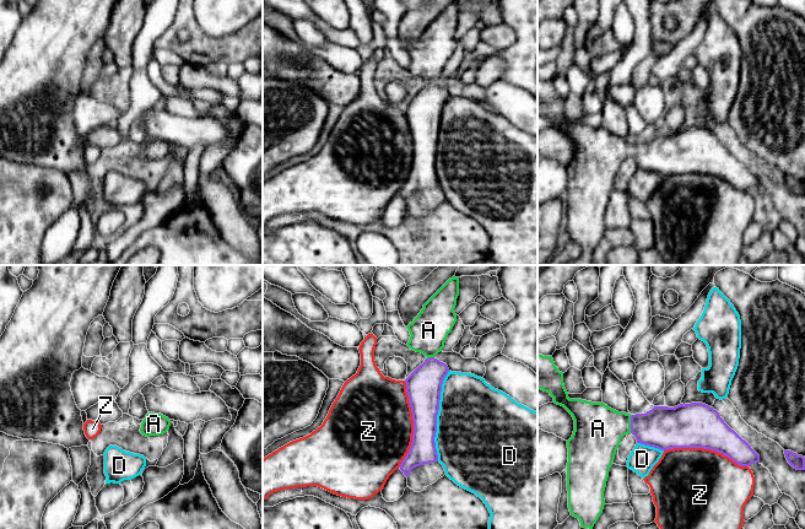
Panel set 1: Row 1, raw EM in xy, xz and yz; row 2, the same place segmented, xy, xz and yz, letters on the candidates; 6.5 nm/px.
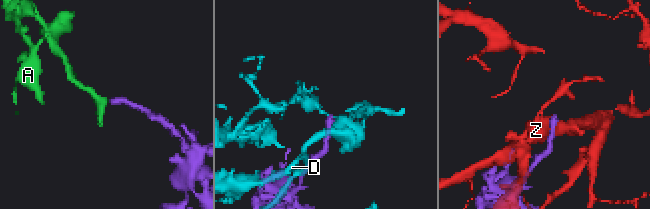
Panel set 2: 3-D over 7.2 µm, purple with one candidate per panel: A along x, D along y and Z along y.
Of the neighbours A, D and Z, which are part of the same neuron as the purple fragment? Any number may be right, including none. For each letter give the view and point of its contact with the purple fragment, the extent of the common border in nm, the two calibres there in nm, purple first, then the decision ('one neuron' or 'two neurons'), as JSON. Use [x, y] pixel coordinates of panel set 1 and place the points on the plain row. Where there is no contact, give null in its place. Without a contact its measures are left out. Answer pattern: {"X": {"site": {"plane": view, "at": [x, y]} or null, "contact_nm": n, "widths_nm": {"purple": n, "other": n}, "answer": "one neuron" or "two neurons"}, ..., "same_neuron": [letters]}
{"A": {"site": {"plane": "yz", "at": [631, 149]}, "contact_nm": 120, "widths_nm": {"purple": 280, "other": 320}, "answer": "one neuron"}, "D": {"site": {"plane": "xz", "at": [436, 141]}, "contact_nm": 600, "widths_nm": {"purple": 240, "other": 480}, "answer": "two neurons"}, "Z": {"site": {"plane": "xz", "at": [414, 149]}, "contact_nm": 550, "widths_nm": {"purple": 240, "other": 480}, "answer": "two neurons"}, "same_neuron": ["A"]}

